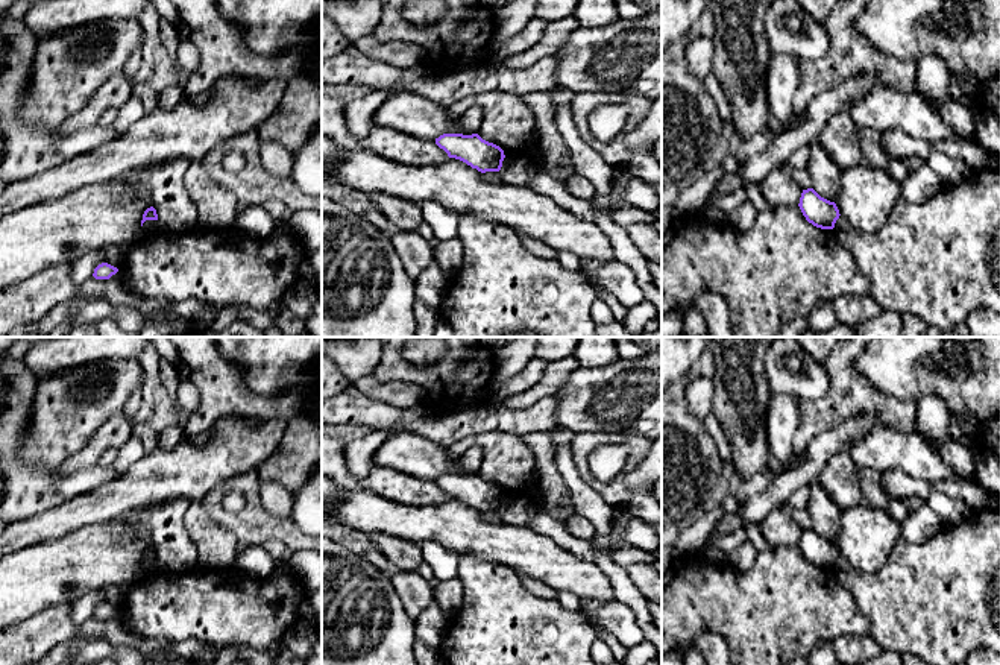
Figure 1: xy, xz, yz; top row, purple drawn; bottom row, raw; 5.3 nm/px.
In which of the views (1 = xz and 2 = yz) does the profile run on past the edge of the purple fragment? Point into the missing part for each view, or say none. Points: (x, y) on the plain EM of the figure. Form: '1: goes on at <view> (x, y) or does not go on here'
1: does not go on here
2: does not go on here

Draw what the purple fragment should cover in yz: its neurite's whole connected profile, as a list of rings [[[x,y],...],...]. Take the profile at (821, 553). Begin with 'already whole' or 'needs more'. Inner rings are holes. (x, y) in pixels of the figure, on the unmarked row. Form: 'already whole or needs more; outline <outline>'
already whole; outline [[[813,528],[803,530],[798,547],[806,560],[821,569],[833,569],[841,556],[836,544],[821,537]]]

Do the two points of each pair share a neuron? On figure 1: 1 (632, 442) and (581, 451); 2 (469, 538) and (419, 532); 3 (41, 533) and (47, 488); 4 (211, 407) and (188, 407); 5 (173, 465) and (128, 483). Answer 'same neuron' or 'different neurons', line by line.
1: same neuron
2: same neuron
3: different neurons
4: different neurons
5: same neuron

